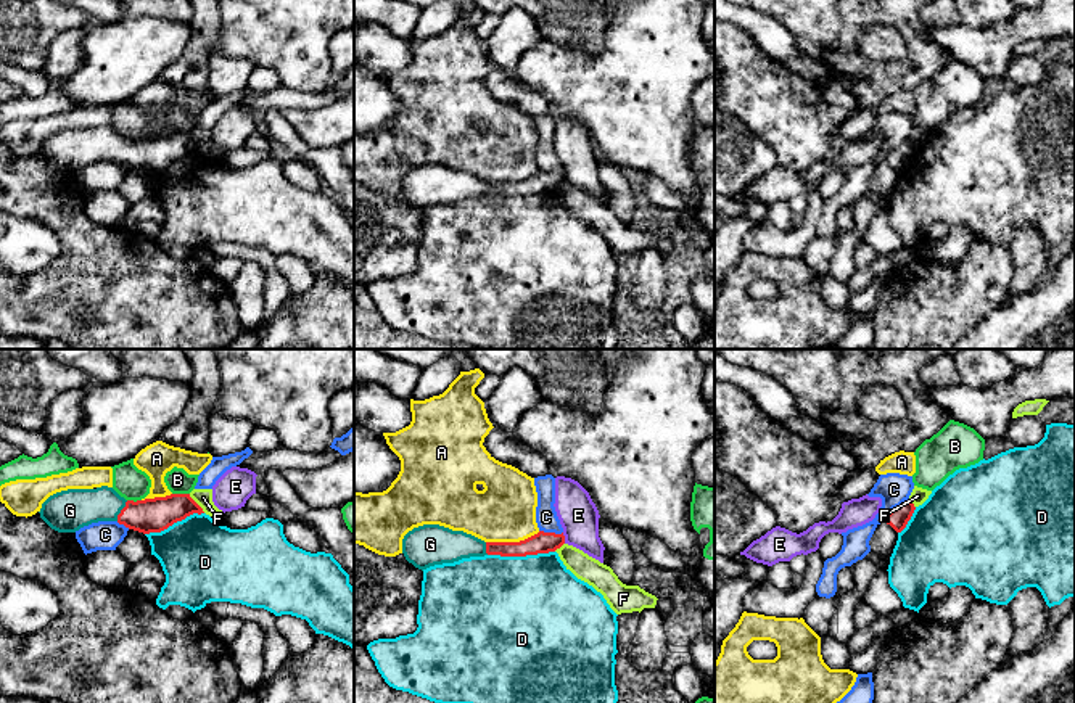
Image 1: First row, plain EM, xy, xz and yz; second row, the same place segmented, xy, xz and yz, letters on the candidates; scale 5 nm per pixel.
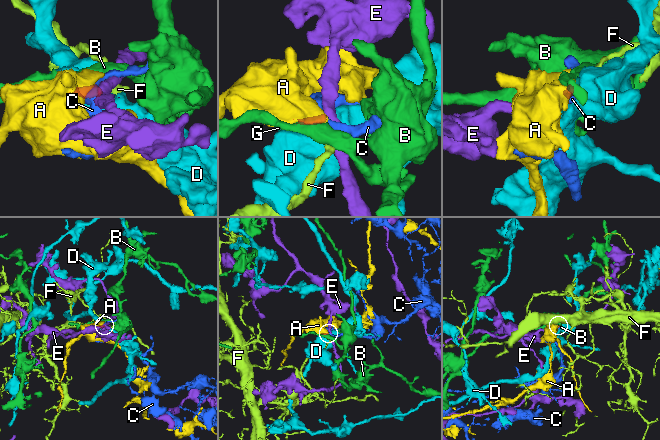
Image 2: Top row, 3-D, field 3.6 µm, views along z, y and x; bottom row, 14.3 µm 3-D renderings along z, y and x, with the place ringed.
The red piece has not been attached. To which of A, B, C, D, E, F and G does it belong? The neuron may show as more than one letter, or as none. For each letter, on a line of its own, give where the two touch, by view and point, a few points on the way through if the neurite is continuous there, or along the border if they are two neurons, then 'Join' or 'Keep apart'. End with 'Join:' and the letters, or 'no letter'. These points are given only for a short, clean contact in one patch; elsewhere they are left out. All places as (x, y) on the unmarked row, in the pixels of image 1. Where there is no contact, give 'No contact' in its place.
A: Touches red at xz (512, 182). Boundary: xz (539, 171), (518, 180), (486, 182). Keep apart
B: Touches red at xy (181, 134). Boundary: xy (172, 132), (189, 134). Keep apart
C: Touches red at yz (897, 147). Keep apart
D: Touches red at xz (520, 195). Keep apart
E: Touches red at xz (564, 177). Boundary: xz (562, 172), (565, 182). Keep apart
F: Touches red at xy (197, 143). Boundary: xy (189, 134), (205, 152). Keep apart
G: Touches red at xy (121, 150). Path across: xy (152, 155), (132, 155), (121, 150), (73, 148). Join
Join: G

